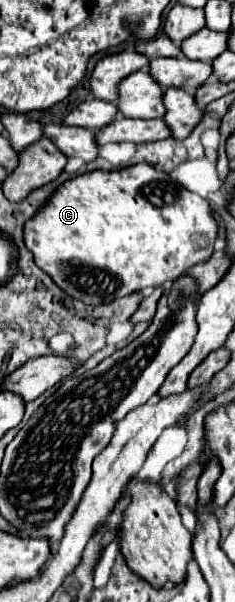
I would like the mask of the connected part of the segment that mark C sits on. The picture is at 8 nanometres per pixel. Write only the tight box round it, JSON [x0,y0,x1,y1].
[24,164,218,304]

